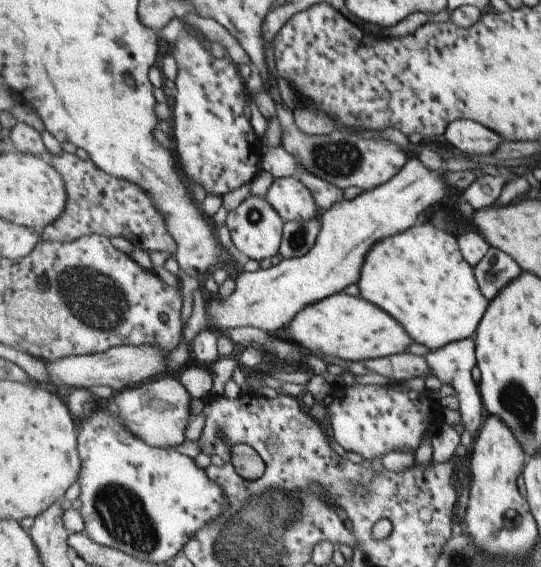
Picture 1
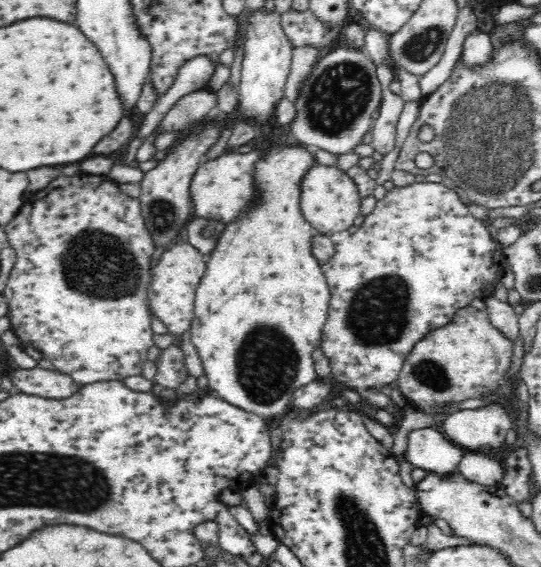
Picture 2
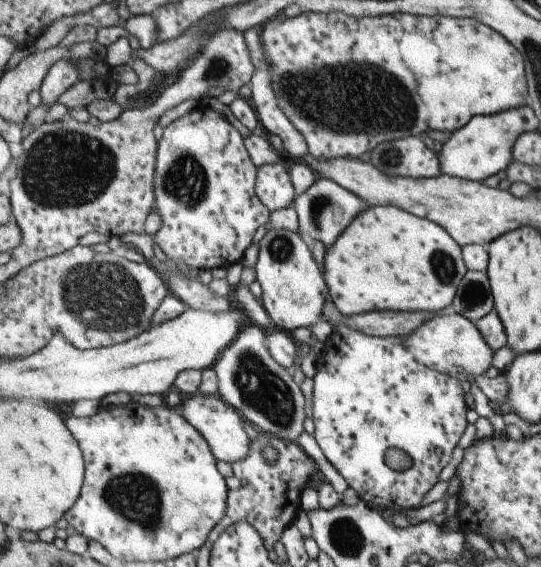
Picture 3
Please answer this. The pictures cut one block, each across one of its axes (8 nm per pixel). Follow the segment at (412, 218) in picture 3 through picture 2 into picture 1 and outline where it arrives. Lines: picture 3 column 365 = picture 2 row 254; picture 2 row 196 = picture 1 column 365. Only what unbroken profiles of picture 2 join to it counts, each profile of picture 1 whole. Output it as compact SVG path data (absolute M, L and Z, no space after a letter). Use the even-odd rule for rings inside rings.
M431 222L417 224L371 248L363 266L358 285L360 296L394 316L414 338L430 350L436 351L446 344L477 334L479 325L490 307L490 300L482 293L475 269L465 260L458 238Z

